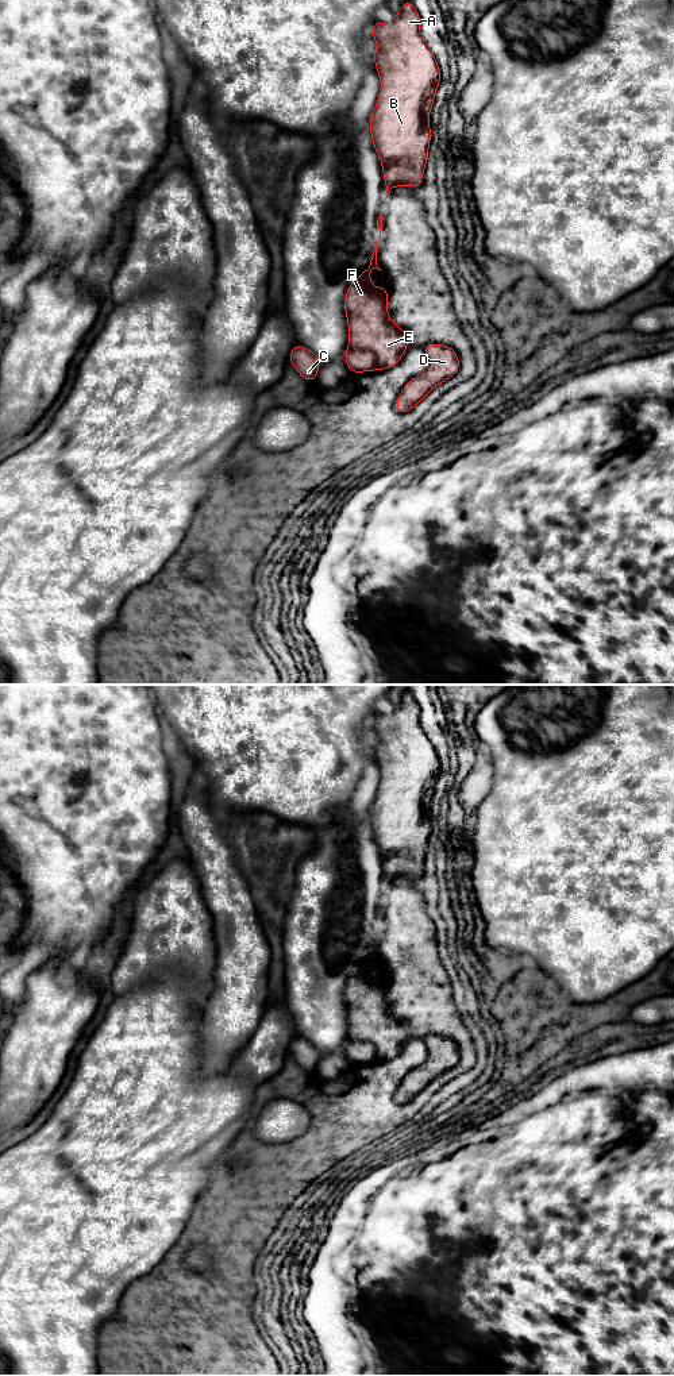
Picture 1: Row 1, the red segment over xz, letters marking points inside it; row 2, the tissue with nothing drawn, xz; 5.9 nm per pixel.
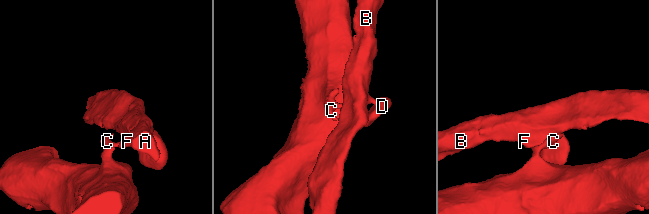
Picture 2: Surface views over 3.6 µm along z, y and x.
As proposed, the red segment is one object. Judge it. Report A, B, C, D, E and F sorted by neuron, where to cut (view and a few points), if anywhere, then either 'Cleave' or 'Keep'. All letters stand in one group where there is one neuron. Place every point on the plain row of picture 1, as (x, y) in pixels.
Groups: A B D E F / C. Split along xz (349, 1037), (357, 1041), (368, 1041), (374, 1048), (374, 1060). Cleave

